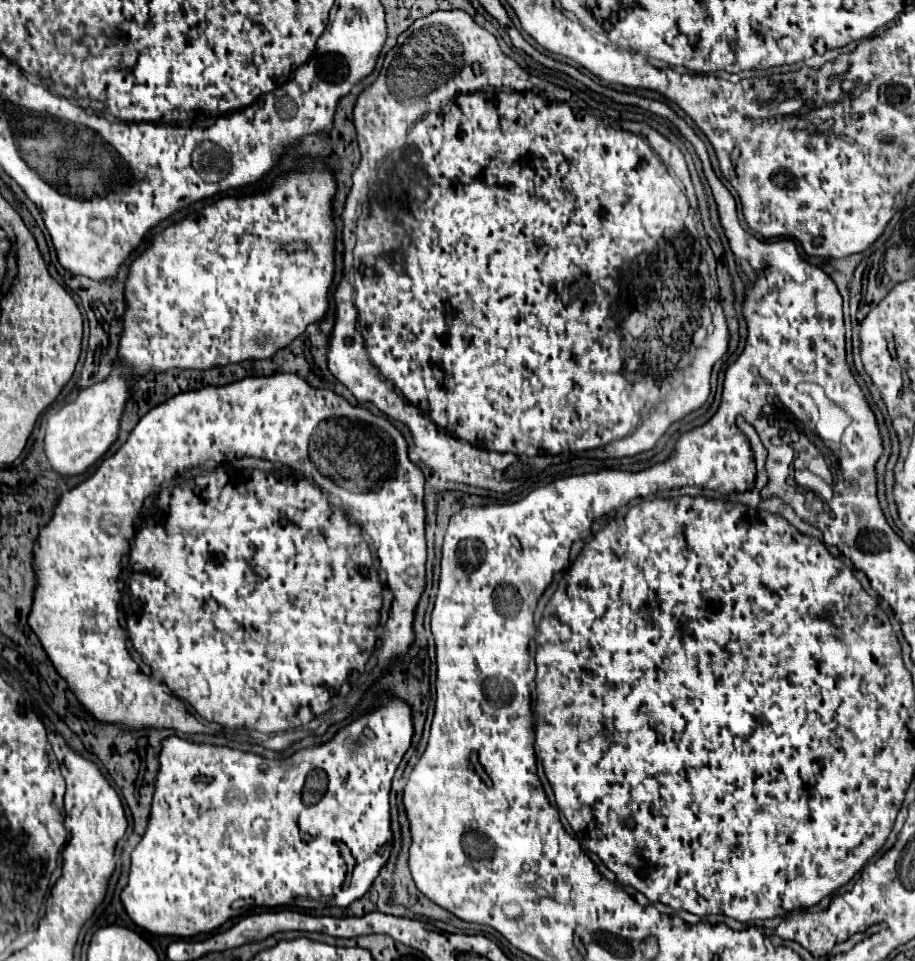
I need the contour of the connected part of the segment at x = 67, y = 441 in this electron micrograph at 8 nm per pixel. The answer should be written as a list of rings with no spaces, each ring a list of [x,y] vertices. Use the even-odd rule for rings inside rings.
[[[114,368],[104,382],[84,388],[74,402],[48,416],[44,452],[54,472],[62,476],[78,476],[106,454],[118,436],[120,414],[128,398],[128,382],[124,382],[126,378],[128,374],[124,374],[124,370]]]

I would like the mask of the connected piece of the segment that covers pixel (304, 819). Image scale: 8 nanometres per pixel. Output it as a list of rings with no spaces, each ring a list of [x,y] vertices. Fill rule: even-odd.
[[[380,692],[376,704],[362,716],[358,716],[350,726],[346,726],[344,730],[340,730],[332,740],[328,740],[326,744],[318,744],[312,748],[304,748],[298,750],[296,754],[292,754],[288,760],[266,760],[258,754],[250,754],[250,752],[242,752],[242,750],[232,750],[228,746],[214,746],[214,744],[194,744],[176,736],[168,736],[166,742],[162,742],[160,754],[158,754],[158,774],[156,774],[156,782],[154,782],[154,798],[152,798],[152,808],[150,808],[150,818],[148,818],[148,828],[142,836],[142,840],[138,842],[138,846],[132,850],[130,854],[130,876],[128,876],[128,884],[120,894],[120,902],[128,914],[128,918],[152,932],[152,934],[162,934],[162,936],[196,936],[200,932],[210,932],[220,928],[226,920],[236,918],[238,914],[242,914],[244,910],[256,908],[256,906],[282,906],[282,904],[294,904],[303,908],[316,908],[318,898],[332,898],[330,904],[340,906],[340,908],[348,908],[352,902],[360,900],[368,888],[372,886],[372,882],[376,880],[376,876],[380,874],[380,870],[384,868],[384,864],[390,858],[392,852],[392,822],[390,822],[390,786],[392,786],[392,778],[394,772],[404,756],[404,752],[410,746],[412,740],[412,732],[414,724],[412,724],[412,708],[406,700],[390,694],[390,692]],[[352,736],[360,740],[358,750],[346,750],[344,748],[344,740]],[[310,768],[322,768],[328,774],[328,790],[322,796],[320,802],[306,806],[302,802],[302,788],[304,788],[304,780],[310,772]],[[340,846],[346,846],[350,850],[350,854],[354,856],[356,864],[352,868],[352,874],[348,876],[348,868],[346,862],[342,858]]]

